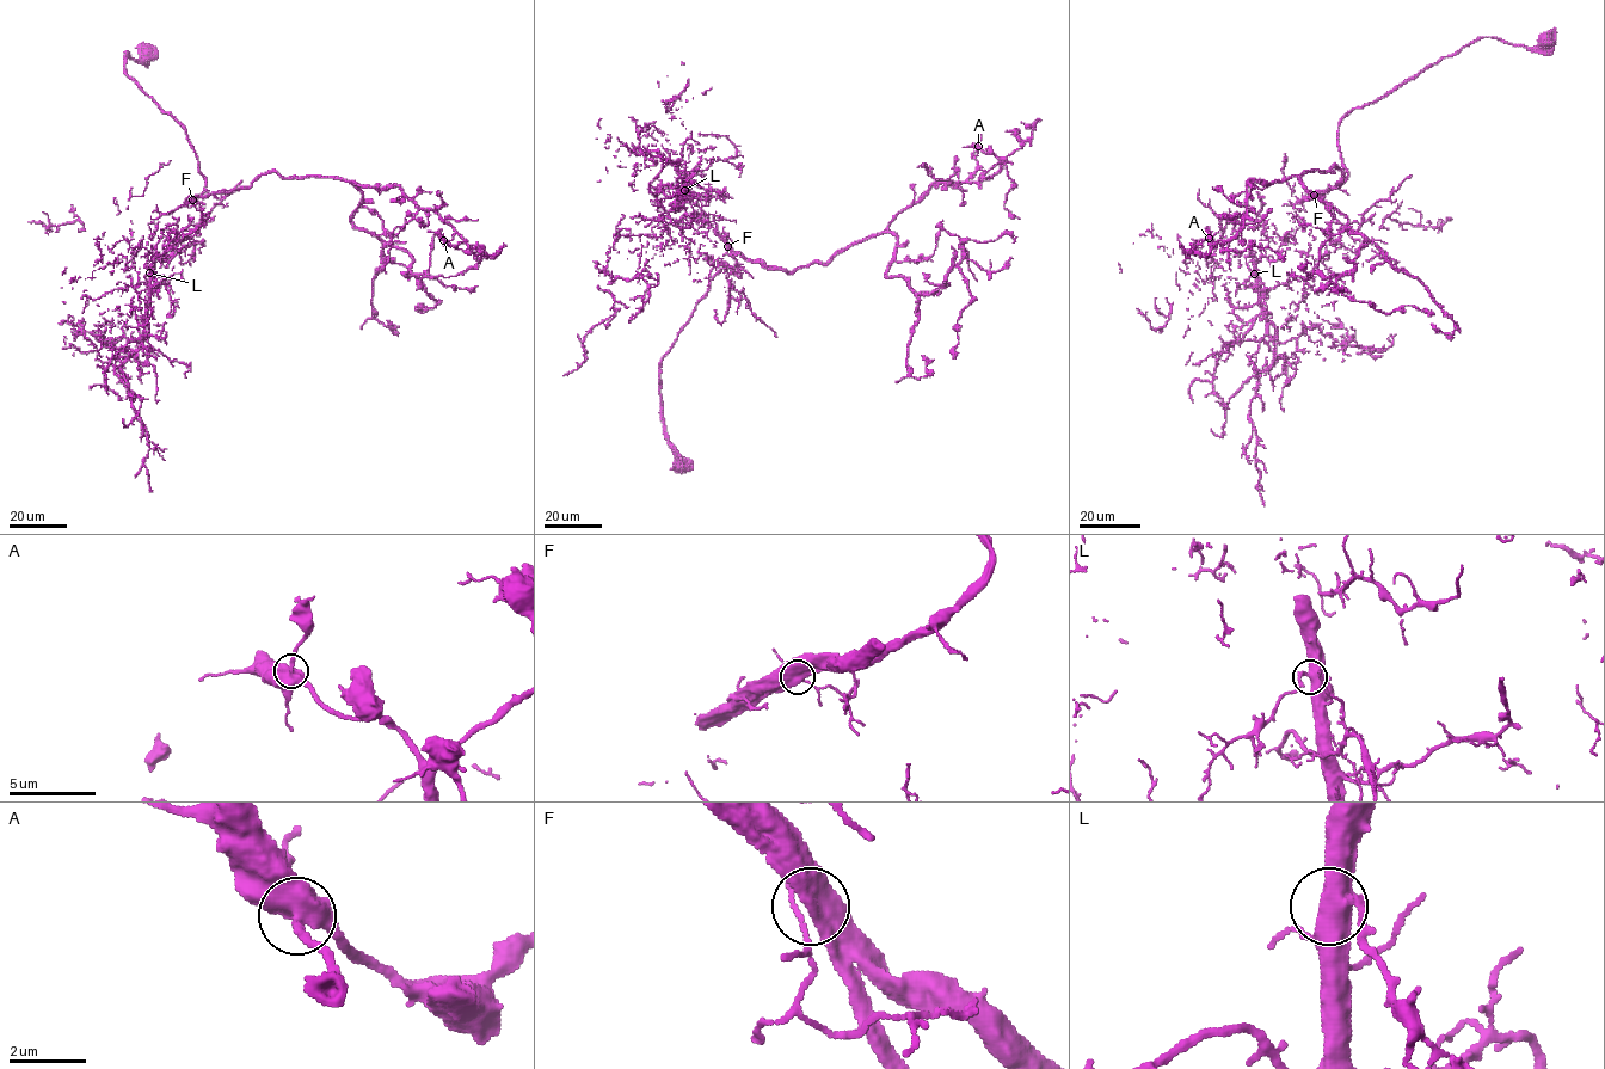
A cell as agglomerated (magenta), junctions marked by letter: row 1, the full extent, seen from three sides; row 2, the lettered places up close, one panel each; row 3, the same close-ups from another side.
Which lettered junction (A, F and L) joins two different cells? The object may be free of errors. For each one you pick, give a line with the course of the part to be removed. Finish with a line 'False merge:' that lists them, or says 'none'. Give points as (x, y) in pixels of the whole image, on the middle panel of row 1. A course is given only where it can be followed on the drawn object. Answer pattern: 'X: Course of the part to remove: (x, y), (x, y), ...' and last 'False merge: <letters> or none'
False merge: none

